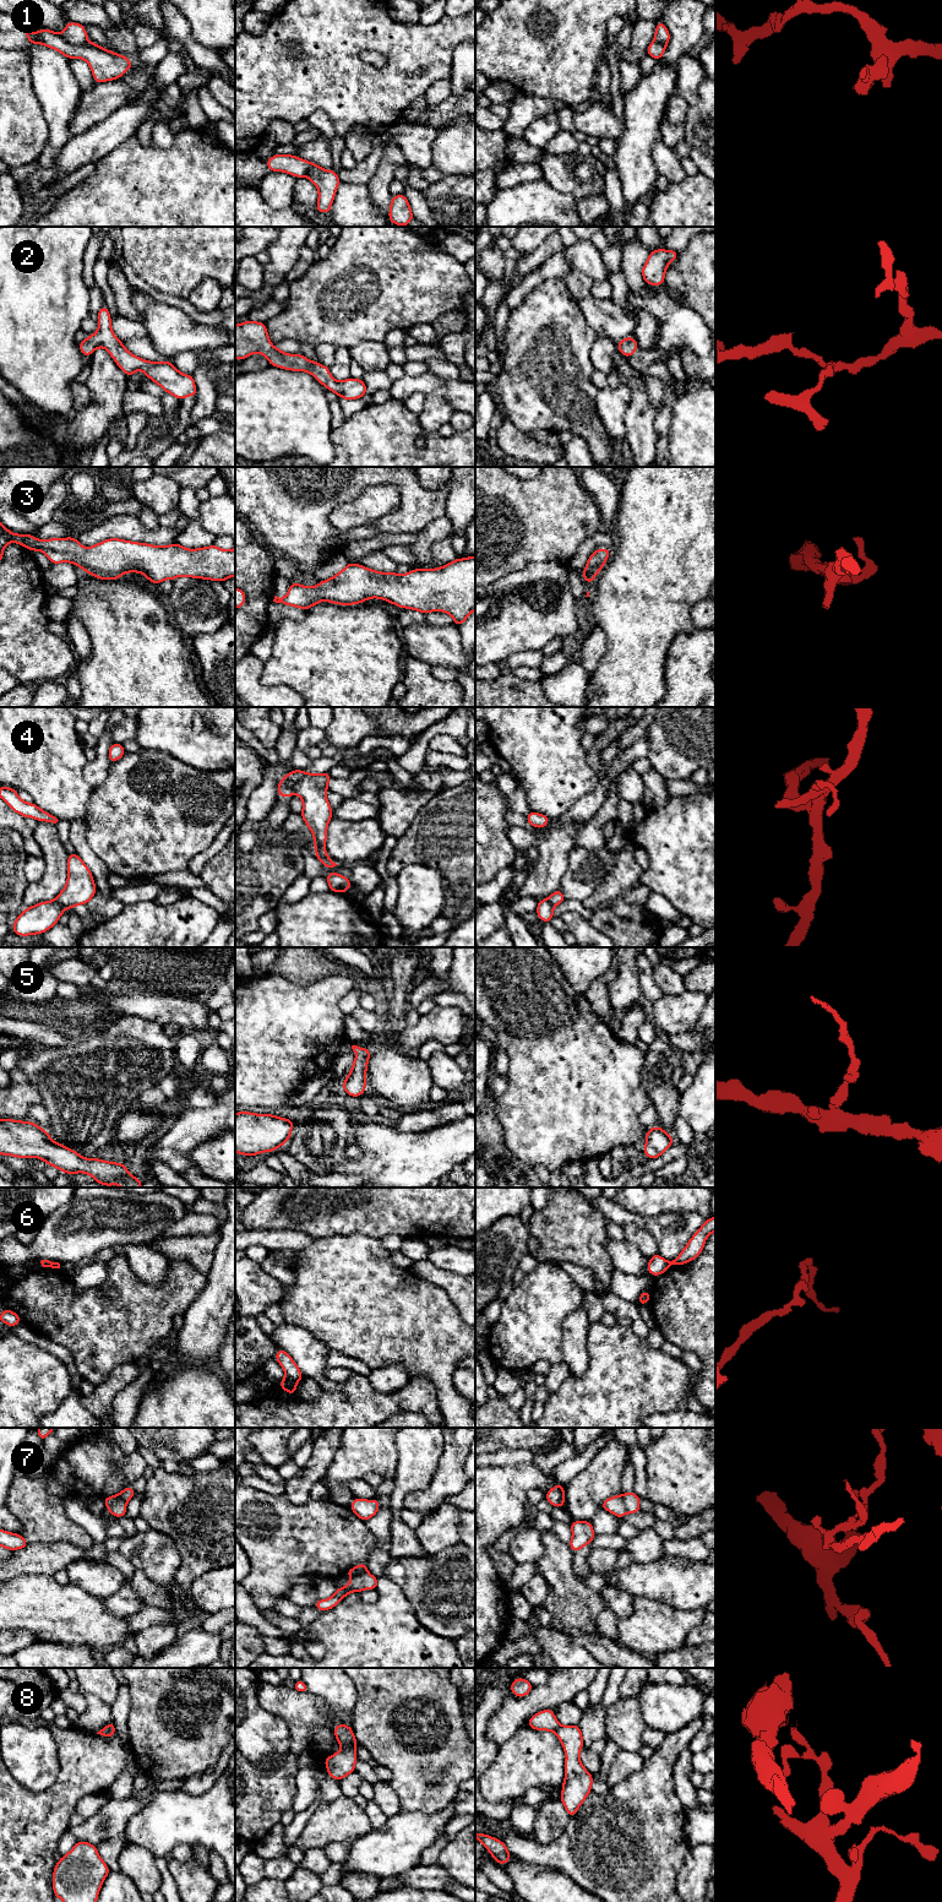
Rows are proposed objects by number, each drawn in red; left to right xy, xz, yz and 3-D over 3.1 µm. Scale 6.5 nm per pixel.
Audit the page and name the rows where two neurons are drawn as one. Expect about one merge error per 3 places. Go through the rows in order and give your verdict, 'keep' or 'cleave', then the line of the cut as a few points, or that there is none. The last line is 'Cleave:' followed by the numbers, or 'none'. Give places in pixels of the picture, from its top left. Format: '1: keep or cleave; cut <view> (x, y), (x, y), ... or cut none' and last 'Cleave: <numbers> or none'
1: cleave; cut xy (60, 34), (72, 44), (94, 44)
2: keep; cut none
3: keep; cut none
4: cleave; cut xz (304, 771), (304, 775), (293, 786), (293, 792)
5: keep; cut none
6: cleave; cut xz (286, 1376), (297, 1382)
7: cleave; cut yz (621, 1494), (627, 1511)
8: cleave; cut xz (343, 1748), (353, 1749)
Cleave: 1, 4, 6, 7, 8

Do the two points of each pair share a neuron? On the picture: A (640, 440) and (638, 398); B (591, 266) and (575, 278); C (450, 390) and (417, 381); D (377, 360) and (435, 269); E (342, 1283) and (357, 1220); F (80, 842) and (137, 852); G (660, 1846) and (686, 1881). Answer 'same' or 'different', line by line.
A: same
B: different
C: same
D: different
E: different
F: different
G: different

